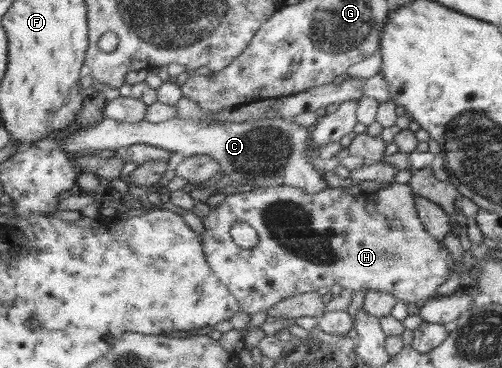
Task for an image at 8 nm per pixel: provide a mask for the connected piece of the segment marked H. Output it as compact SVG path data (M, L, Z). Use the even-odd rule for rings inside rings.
M408 183L382 185L382 187L374 193L359 192L354 195L347 192L347 190L348 187L328 187L326 190L318 192L318 194L310 194L302 188L282 185L257 187L251 191L239 193L229 190L226 200L224 200L218 208L211 209L210 214L202 220L205 228L205 232L202 235L202 242L205 244L206 259L208 259L208 263L210 263L210 266L214 269L214 273L218 275L218 278L221 278L221 281L226 283L226 286L229 286L230 292L237 298L243 311L250 314L264 312L264 310L267 311L269 308L272 308L272 306L277 305L278 302L284 301L285 298L290 298L296 294L316 291L318 288L322 288L322 286L326 286L330 289L334 284L338 284L341 288L348 288L352 291L363 290L364 292L364 290L379 290L389 292L395 302L402 300L407 304L414 304L414 306L420 308L424 302L428 301L430 298L434 298L436 295L436 288L448 280L450 270L456 272L459 276L457 270L459 262L454 262L450 253L447 252L441 244L436 243L421 226L420 218L417 216L414 194L410 186L408 186ZM236 221L247 222L248 225L256 230L259 237L259 243L256 247L244 250L244 248L240 248L240 246L232 240L230 230L232 230L232 226L234 226L234 222Z

